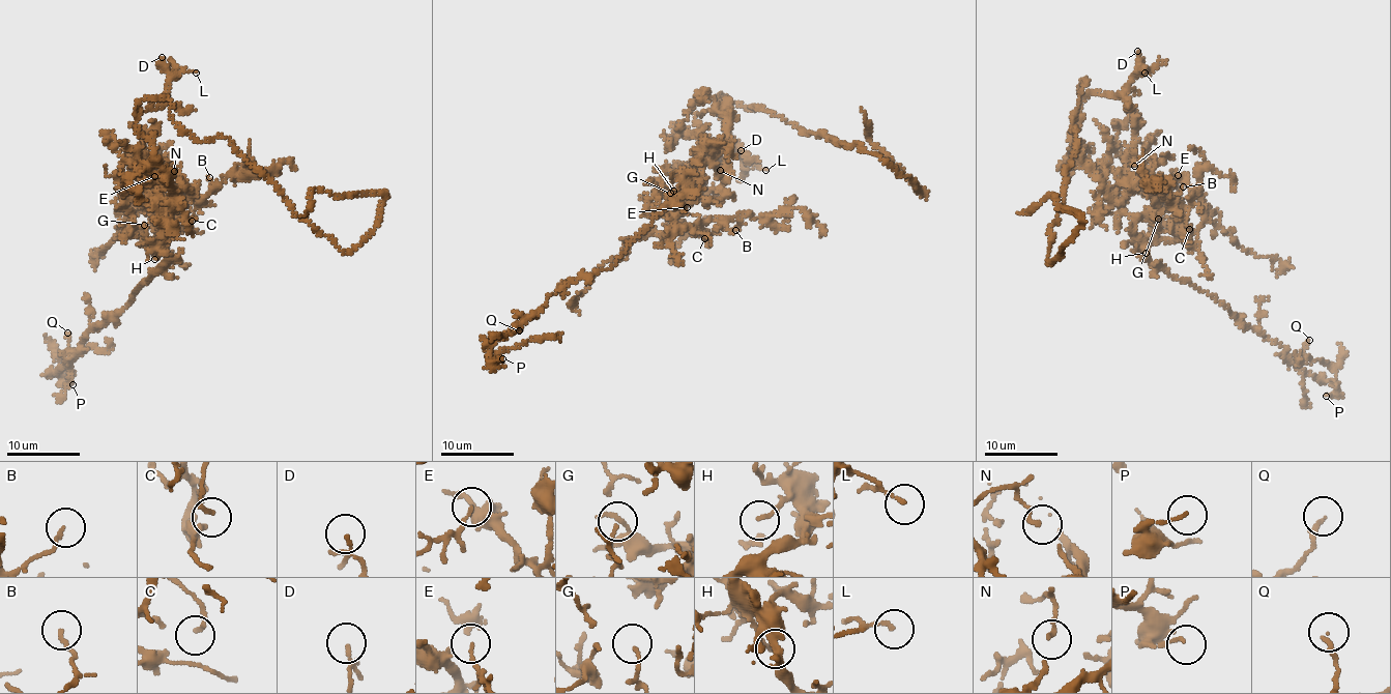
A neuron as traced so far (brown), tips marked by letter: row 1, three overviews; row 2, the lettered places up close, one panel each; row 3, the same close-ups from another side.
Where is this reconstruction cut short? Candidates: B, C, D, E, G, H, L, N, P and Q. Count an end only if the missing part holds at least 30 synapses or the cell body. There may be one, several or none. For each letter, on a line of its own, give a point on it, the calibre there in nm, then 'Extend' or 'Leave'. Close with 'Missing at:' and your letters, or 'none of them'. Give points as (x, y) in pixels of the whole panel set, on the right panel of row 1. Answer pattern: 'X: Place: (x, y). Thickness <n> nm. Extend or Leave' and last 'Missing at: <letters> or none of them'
B: Place: (1183, 186). Thickness 130 nm. Leave
C: Place: (1189, 229). Thickness 140 nm. Leave
D: Place: (1137, 51). Thickness 80 nm. Leave
E: Place: (1178, 175). Thickness 90 nm. Leave
G: Place: (1158, 219). Thickness 130 nm. Leave
H: Place: (1146, 253). Thickness 150 nm. Leave
L: Place: (1145, 73). Thickness 150 nm. Leave
N: Place: (1134, 166). Thickness 100 nm. Leave
P: Place: (1326, 396). Thickness 110 nm. Leave
Q: Place: (1309, 340). Thickness 170 nm. Leave
Missing at: none of them

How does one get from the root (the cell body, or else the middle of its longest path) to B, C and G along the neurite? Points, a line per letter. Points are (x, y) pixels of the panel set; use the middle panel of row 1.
B: (725, 103), (724, 143), (712, 161), (700, 162), (702, 171), (674, 223), (736, 218), (735, 230)
C: (725, 103), (724, 143), (712, 161), (700, 162), (702, 171), (674, 223), (700, 224), (704, 238)
G: (725, 103), (730, 118), (717, 156), (700, 162), (700, 178), (692, 180), (670, 196), (670, 193)

